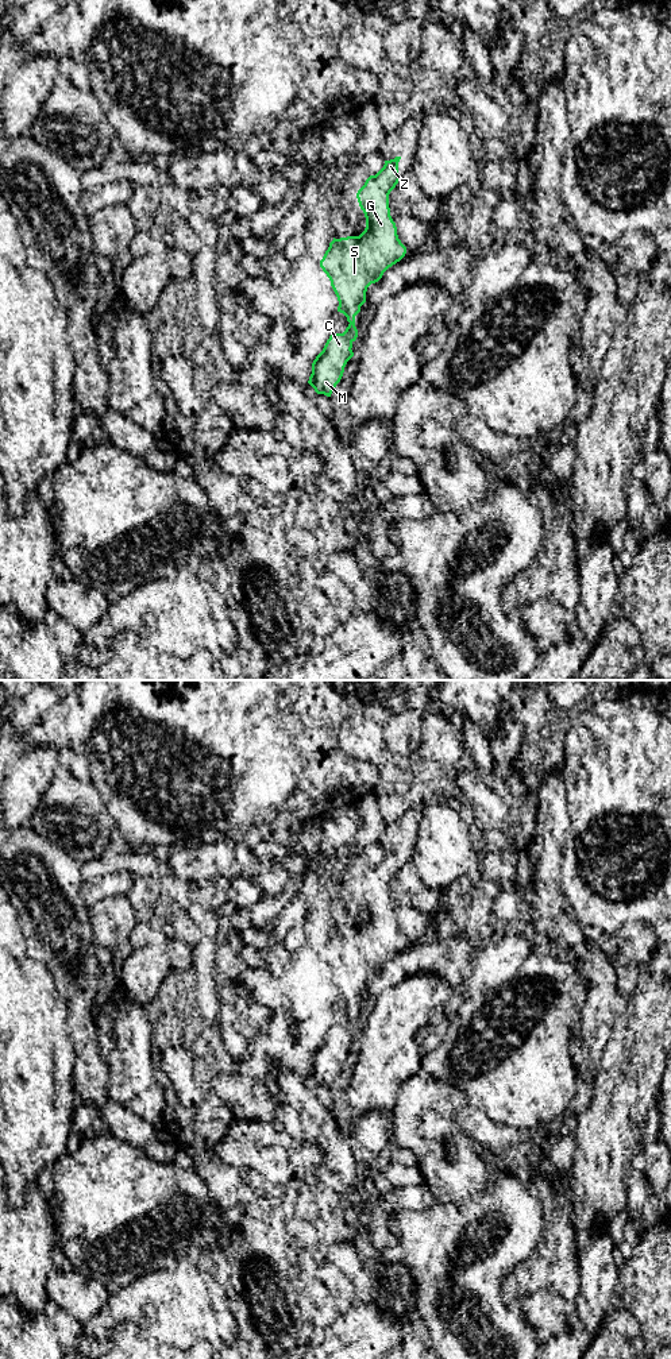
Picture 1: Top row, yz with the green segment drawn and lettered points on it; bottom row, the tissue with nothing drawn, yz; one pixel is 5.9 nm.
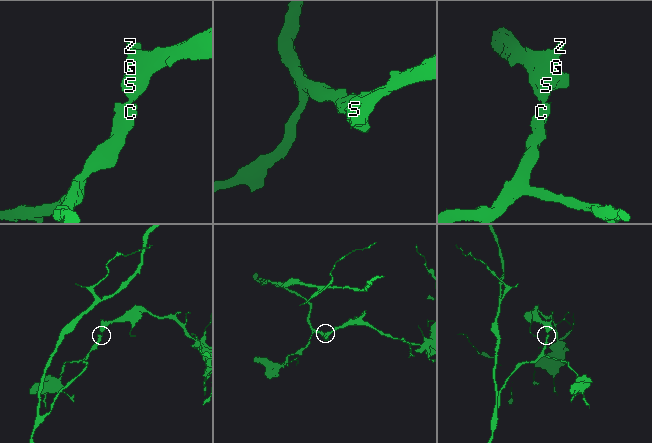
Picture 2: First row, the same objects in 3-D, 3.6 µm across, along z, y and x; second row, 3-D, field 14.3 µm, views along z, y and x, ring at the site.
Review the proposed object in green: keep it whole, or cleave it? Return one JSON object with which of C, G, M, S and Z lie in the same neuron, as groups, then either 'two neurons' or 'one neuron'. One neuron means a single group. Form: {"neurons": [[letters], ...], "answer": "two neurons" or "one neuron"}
{"neurons": [["C", "G", "M", "S", "Z"]], "answer": "one neuron"}

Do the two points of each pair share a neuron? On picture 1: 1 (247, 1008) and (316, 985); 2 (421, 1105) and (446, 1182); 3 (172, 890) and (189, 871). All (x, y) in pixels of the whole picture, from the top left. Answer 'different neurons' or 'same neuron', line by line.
1: different neurons
2: same neuron
3: different neurons

